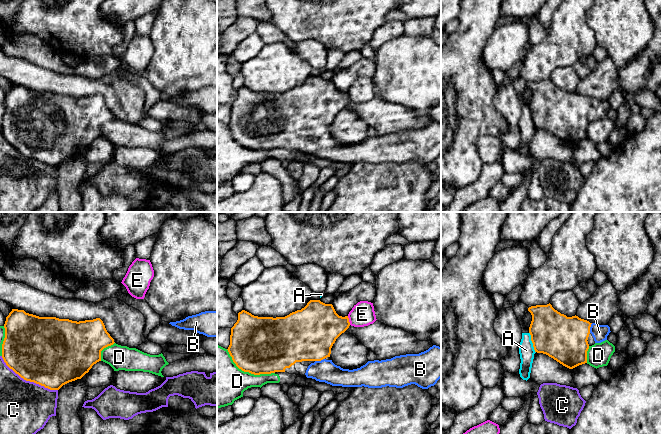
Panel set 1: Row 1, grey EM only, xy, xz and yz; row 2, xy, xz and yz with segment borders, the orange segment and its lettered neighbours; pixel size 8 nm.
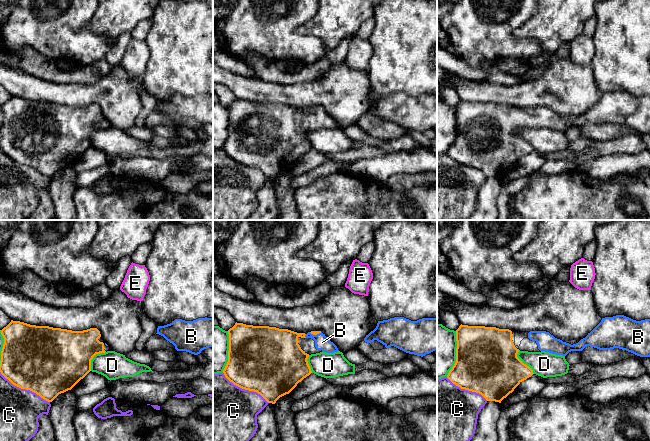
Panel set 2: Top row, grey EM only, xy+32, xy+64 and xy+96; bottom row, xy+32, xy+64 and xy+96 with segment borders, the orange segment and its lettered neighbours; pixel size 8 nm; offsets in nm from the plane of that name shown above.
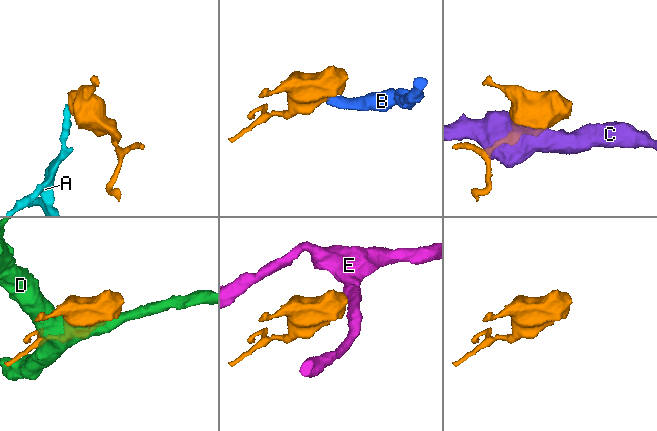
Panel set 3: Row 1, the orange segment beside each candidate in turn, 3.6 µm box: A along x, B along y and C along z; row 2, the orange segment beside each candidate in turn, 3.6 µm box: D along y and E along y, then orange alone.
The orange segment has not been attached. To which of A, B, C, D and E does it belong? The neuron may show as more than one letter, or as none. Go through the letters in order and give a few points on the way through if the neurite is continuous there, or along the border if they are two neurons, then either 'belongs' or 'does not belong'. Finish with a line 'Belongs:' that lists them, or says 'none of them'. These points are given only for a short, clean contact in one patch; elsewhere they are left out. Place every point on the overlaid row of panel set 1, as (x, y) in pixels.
A: border along yz (529, 332), (535, 352); does not belong
B: belongs
C: does not belong
D: does not belong
E: border along xz (347, 316), (350, 324); does not belong
Belongs: B

